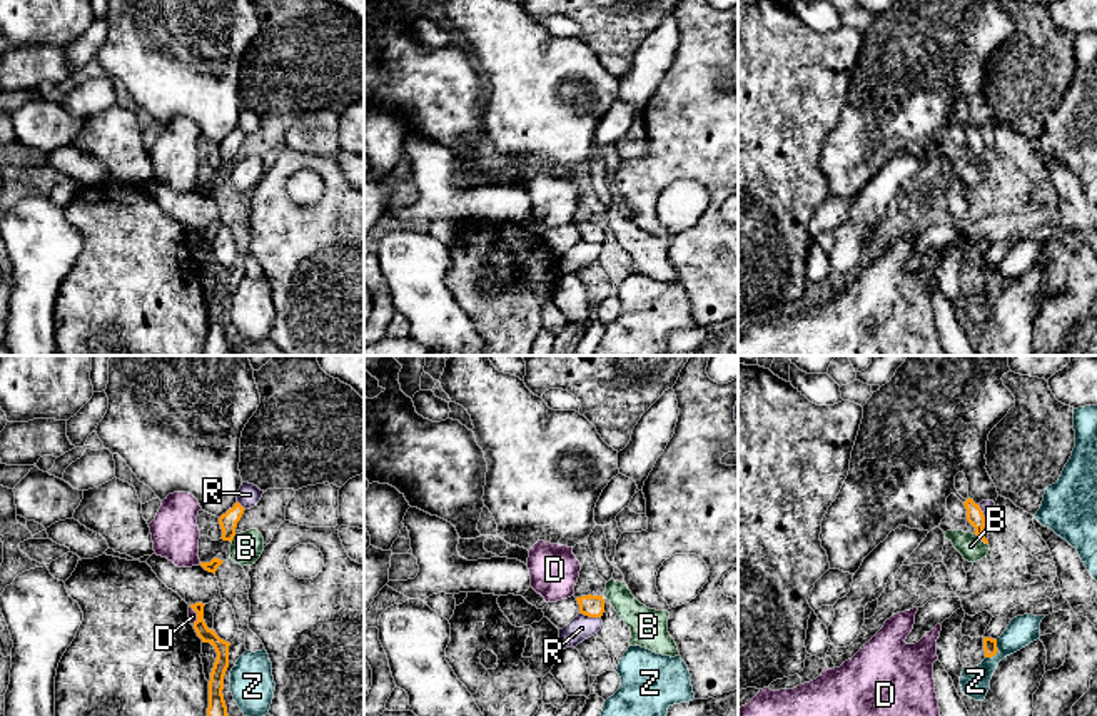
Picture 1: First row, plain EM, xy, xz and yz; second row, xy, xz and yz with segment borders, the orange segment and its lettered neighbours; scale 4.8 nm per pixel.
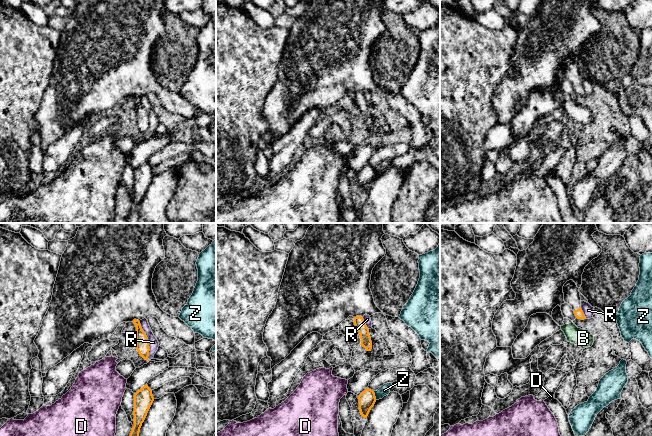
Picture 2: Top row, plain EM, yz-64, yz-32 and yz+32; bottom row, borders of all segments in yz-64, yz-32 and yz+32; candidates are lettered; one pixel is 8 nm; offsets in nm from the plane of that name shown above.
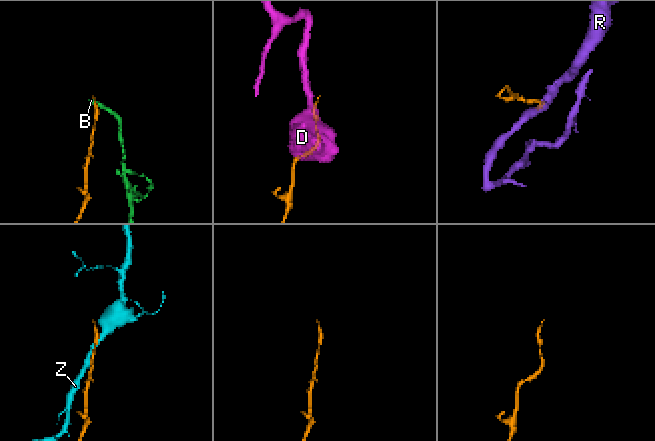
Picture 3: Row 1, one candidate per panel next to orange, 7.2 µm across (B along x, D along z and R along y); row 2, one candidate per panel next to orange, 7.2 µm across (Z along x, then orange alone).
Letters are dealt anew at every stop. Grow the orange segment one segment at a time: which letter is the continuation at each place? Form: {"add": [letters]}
{"add": []}

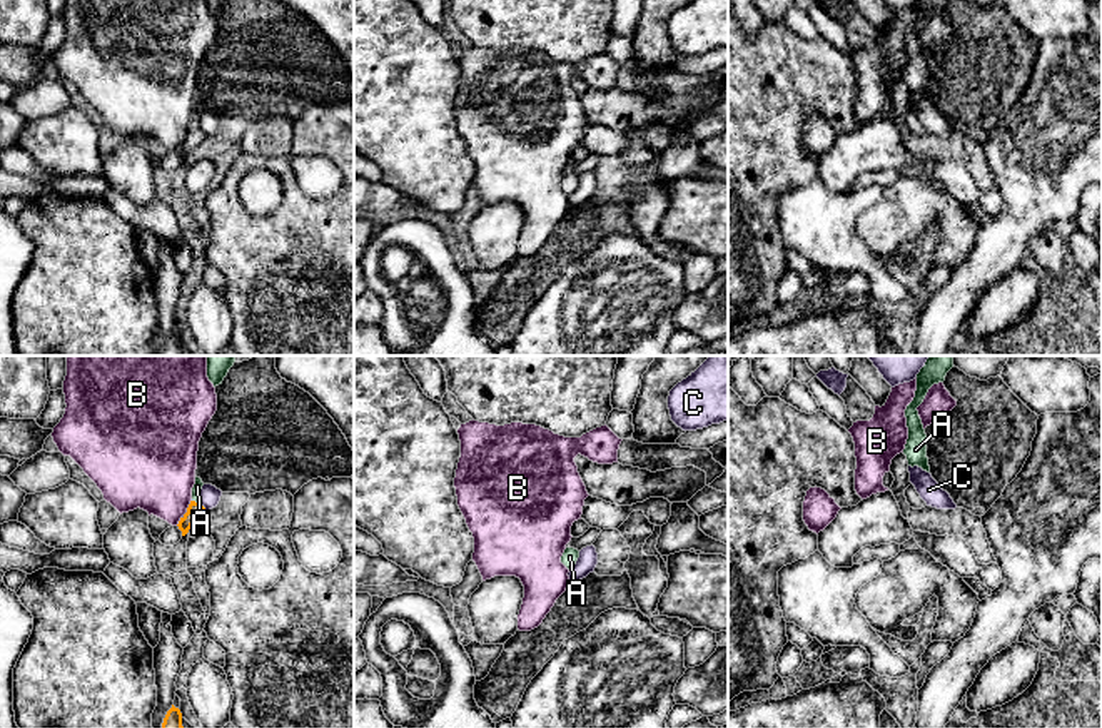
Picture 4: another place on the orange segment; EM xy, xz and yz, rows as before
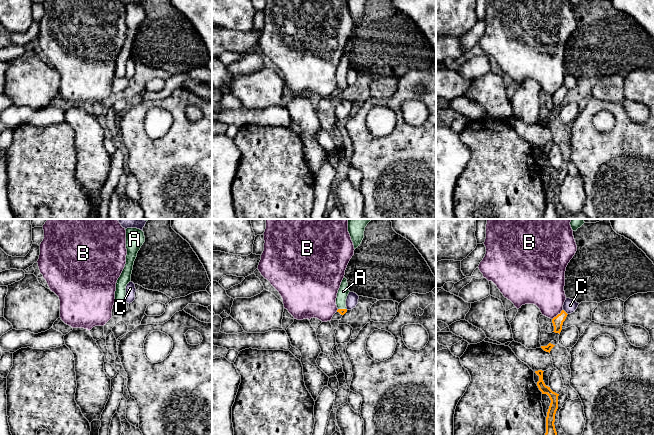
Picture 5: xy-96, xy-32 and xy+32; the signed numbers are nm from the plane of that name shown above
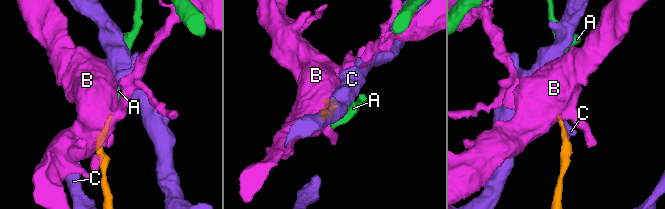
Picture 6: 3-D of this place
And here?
{"add": ["A"]}

